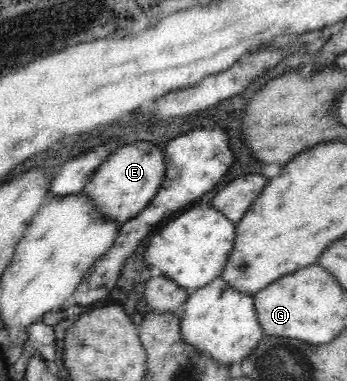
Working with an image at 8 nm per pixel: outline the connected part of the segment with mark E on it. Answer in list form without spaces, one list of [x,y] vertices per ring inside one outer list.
[[[134,142],[122,145],[98,166],[83,188],[83,194],[87,194],[90,201],[94,202],[102,217],[107,216],[110,221],[121,222],[123,225],[147,206],[164,180],[165,158],[161,145]]]

